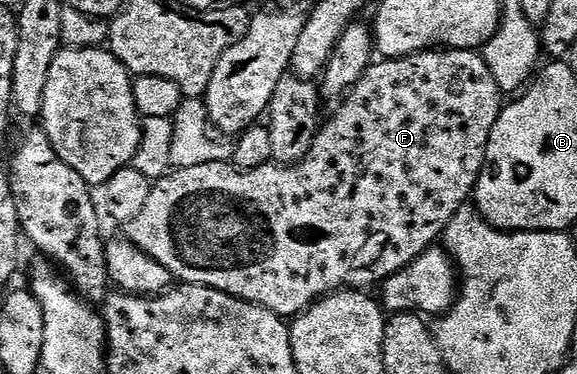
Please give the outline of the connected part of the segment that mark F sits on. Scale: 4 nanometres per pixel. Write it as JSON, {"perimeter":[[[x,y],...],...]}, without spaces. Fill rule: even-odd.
{"perimeter":[[[435,48],[433,50],[421,50],[419,54],[410,54],[406,58],[387,58],[385,60],[375,61],[364,72],[364,76],[360,76],[360,80],[356,80],[356,84],[351,90],[347,90],[344,97],[337,103],[338,106],[334,110],[334,115],[330,119],[328,117],[321,123],[320,129],[315,136],[314,143],[307,155],[294,165],[277,165],[267,164],[260,166],[255,170],[241,171],[233,164],[224,162],[213,162],[212,164],[200,164],[196,168],[184,168],[183,170],[175,169],[173,172],[166,174],[165,177],[159,178],[151,185],[150,195],[147,202],[144,204],[144,209],[141,210],[140,216],[136,216],[136,220],[125,223],[125,237],[130,240],[131,244],[136,248],[143,250],[148,256],[152,256],[152,260],[156,260],[160,264],[164,264],[164,268],[168,268],[168,272],[179,283],[189,284],[191,286],[207,286],[213,290],[219,290],[225,294],[230,294],[233,298],[239,298],[245,302],[251,302],[257,306],[268,308],[272,313],[278,315],[283,320],[293,319],[295,316],[302,313],[303,310],[314,305],[319,298],[324,298],[328,294],[333,294],[339,290],[347,288],[370,288],[366,286],[377,287],[379,284],[391,278],[397,270],[404,269],[411,262],[416,261],[425,250],[431,249],[435,245],[434,242],[443,237],[446,232],[446,225],[456,216],[458,210],[463,209],[471,201],[472,195],[478,186],[478,178],[482,174],[482,169],[486,163],[486,149],[488,148],[488,140],[492,136],[492,128],[496,128],[496,120],[502,115],[504,105],[504,92],[500,88],[500,84],[496,82],[496,76],[492,76],[492,68],[488,68],[485,57],[478,50],[451,50],[449,48]]]}

